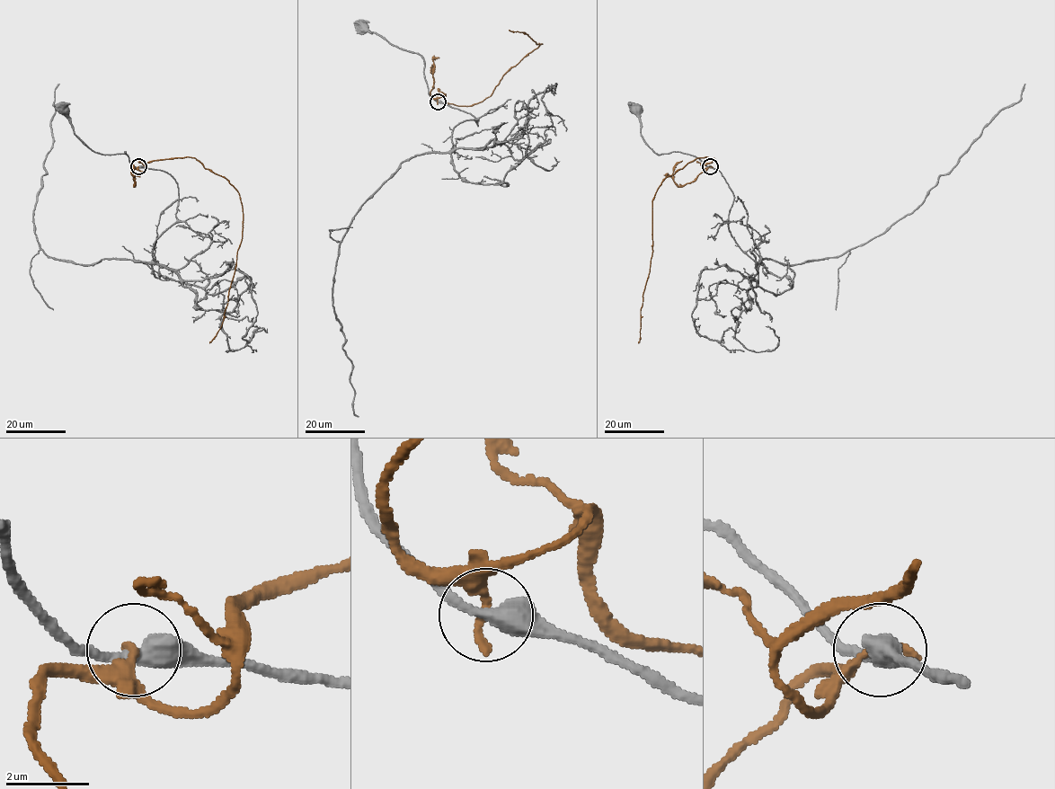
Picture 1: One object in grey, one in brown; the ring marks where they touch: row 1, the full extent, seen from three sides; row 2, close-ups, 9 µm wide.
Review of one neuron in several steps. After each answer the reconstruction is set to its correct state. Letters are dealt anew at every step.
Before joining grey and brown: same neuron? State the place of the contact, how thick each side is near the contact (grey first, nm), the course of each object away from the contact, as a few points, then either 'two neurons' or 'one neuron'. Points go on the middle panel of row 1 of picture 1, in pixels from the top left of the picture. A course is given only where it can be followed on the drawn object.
at (438, 101); 400 nm thick on the grey side, 280 nm on the other; grey runs (438, 101), (429, 94), (423, 58), (421, 55), (391, 45), (362, 27); brown runs (438, 101), (444, 93), (448, 102), (458, 106), (482, 101), (505, 74), (541, 44), (524, 32), (509, 30); two neurons

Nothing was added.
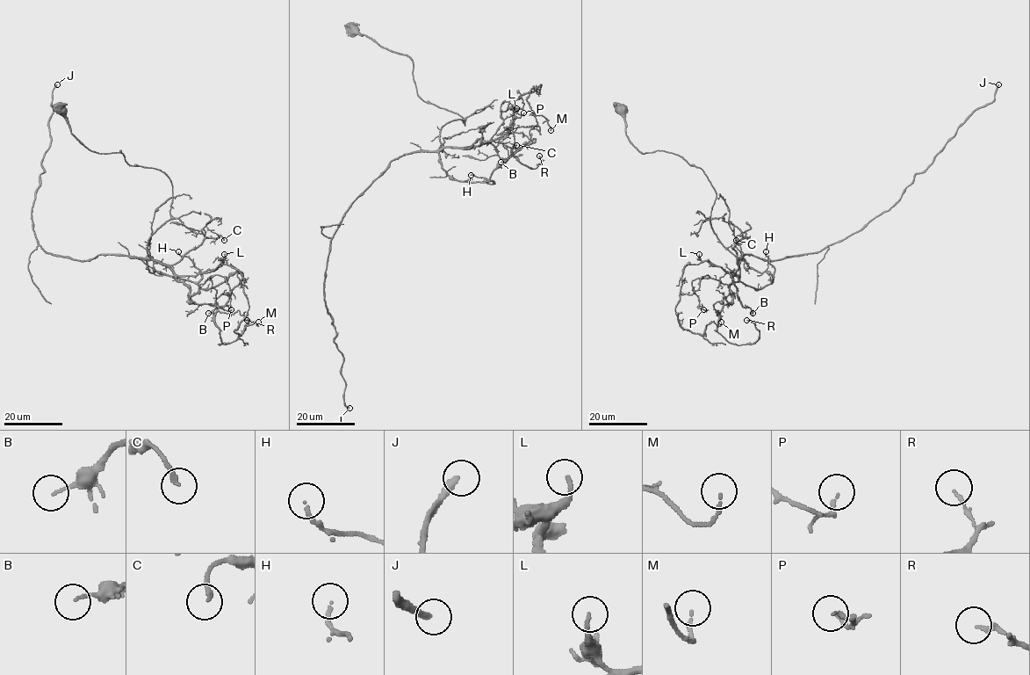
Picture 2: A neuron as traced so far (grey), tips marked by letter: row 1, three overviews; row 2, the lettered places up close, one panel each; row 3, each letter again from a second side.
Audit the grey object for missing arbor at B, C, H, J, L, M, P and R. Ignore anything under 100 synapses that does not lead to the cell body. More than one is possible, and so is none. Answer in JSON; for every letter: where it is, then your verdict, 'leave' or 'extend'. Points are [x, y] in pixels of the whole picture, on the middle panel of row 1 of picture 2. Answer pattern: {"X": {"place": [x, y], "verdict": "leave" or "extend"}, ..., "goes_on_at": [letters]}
{"B": {"place": [500, 162], "verdict": "leave"}, "C": {"place": [516, 145], "verdict": "leave"}, "H": {"place": [471, 175], "verdict": "leave"}, "J": {"place": [349, 408], "verdict": "extend"}, "L": {"place": [516, 108], "verdict": "leave"}, "M": {"place": [551, 130], "verdict": "leave"}, "P": {"place": [523, 112], "verdict": "leave"}, "R": {"place": [539, 156], "verdict": "leave"}, "goes_on_at": ["J"]}

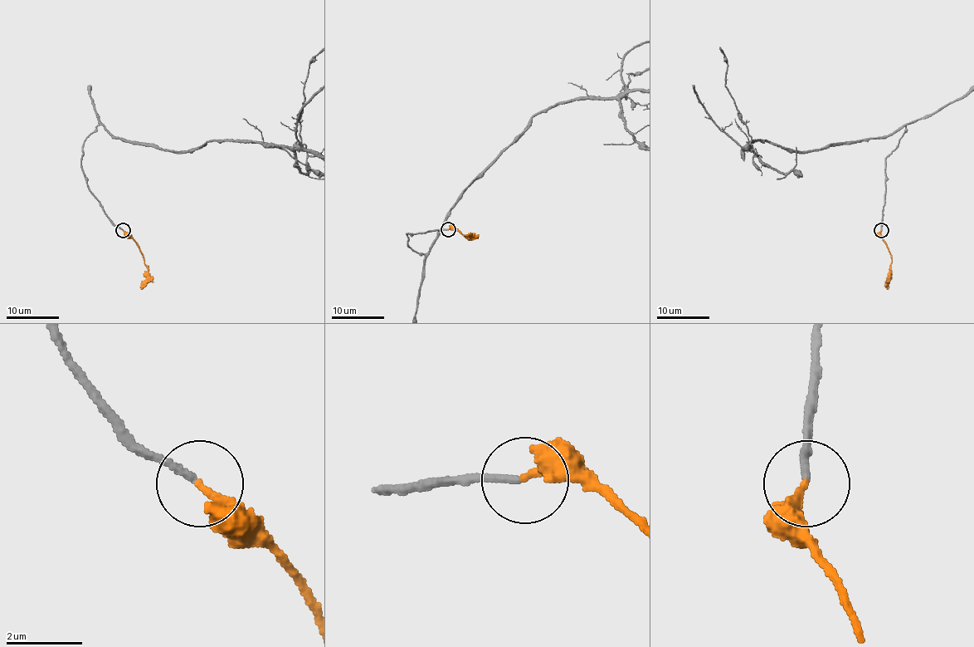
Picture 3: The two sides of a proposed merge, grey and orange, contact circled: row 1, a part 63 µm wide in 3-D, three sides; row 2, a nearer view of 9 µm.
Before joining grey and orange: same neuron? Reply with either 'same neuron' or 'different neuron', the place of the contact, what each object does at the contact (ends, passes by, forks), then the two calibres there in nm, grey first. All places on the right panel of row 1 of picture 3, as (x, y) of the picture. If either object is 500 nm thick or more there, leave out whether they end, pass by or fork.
same neuron; at (881, 230); grey ends there; orange ends there; 160 nm thick on the grey side, 260 nm on the other

